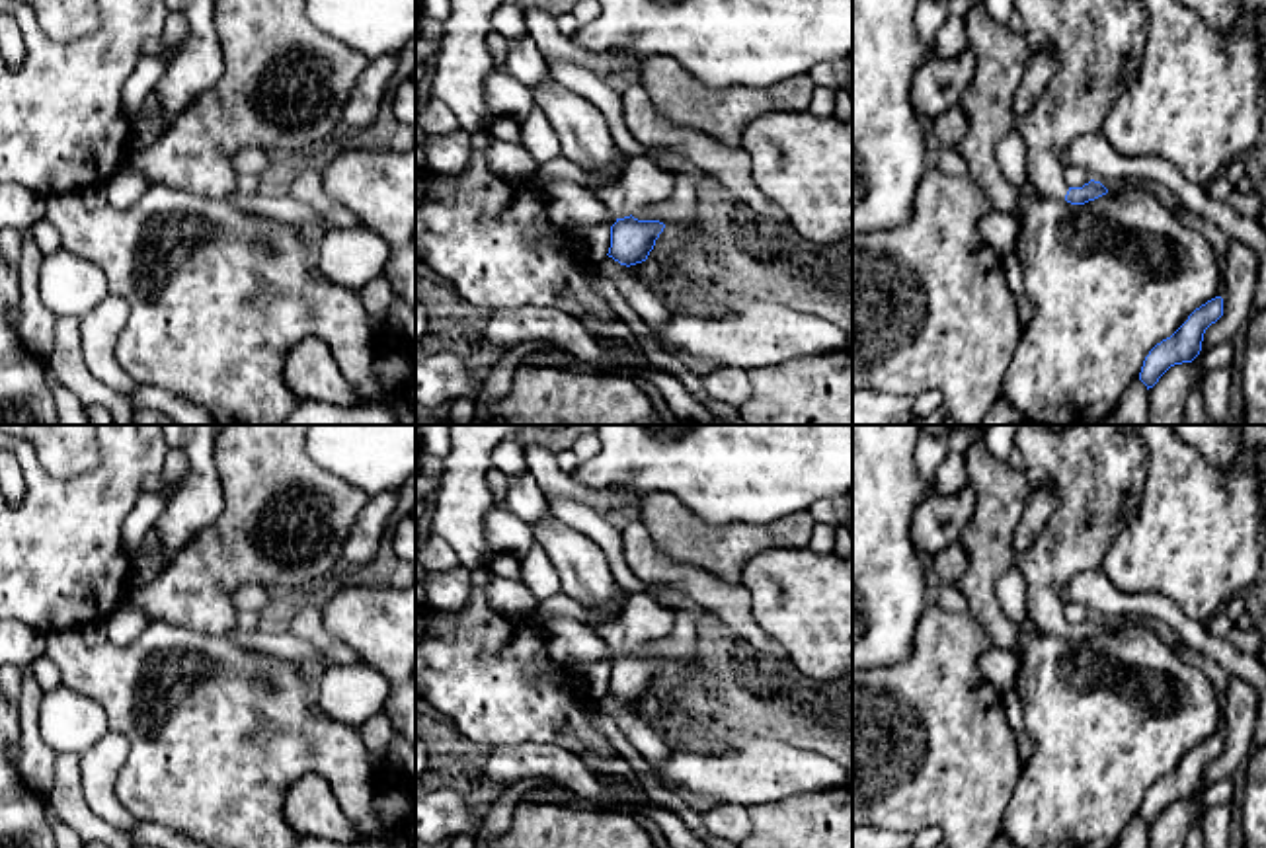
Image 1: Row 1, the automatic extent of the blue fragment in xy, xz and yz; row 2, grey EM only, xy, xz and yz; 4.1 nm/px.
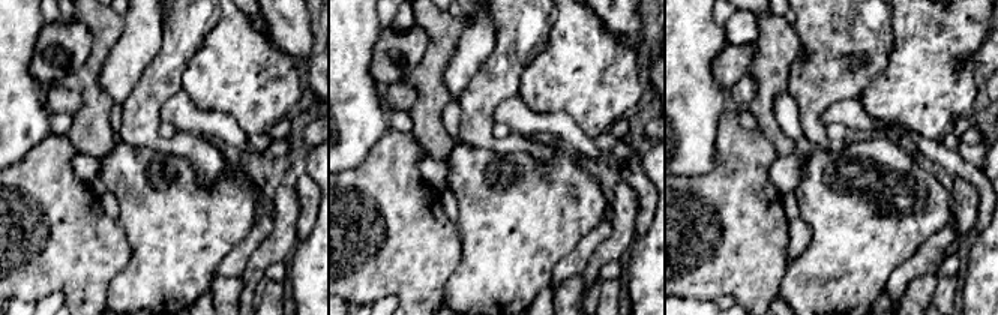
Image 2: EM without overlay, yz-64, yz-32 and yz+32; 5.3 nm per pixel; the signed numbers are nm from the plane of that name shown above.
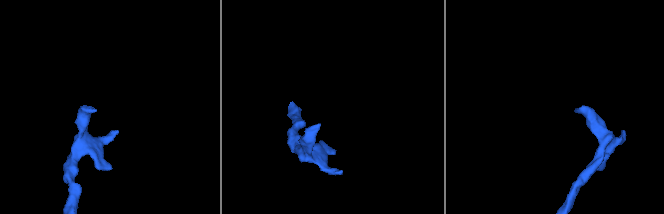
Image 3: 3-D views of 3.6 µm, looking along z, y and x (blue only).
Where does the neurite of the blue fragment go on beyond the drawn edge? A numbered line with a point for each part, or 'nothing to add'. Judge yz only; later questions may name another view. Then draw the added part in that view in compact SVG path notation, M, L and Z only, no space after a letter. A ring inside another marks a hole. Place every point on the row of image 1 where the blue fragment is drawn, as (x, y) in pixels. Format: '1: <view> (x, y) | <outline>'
1: yz (1101, 43) | M1014 0L1012 8L1024 19L1028 53L1053 49L1061 57L1059 72L1014 129L1026 142L1028 183L1044 199L1065 199L1071 185L1061 156L1079 136L1102 131L1112 101L1137 78L1147 12L1139 0Z

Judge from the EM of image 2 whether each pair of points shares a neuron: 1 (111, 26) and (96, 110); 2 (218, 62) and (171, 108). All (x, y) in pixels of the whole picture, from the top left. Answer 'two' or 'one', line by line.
1: one
2: two

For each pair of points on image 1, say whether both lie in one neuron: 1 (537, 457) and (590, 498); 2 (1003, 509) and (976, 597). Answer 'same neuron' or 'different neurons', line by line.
1: same neuron
2: same neuron

